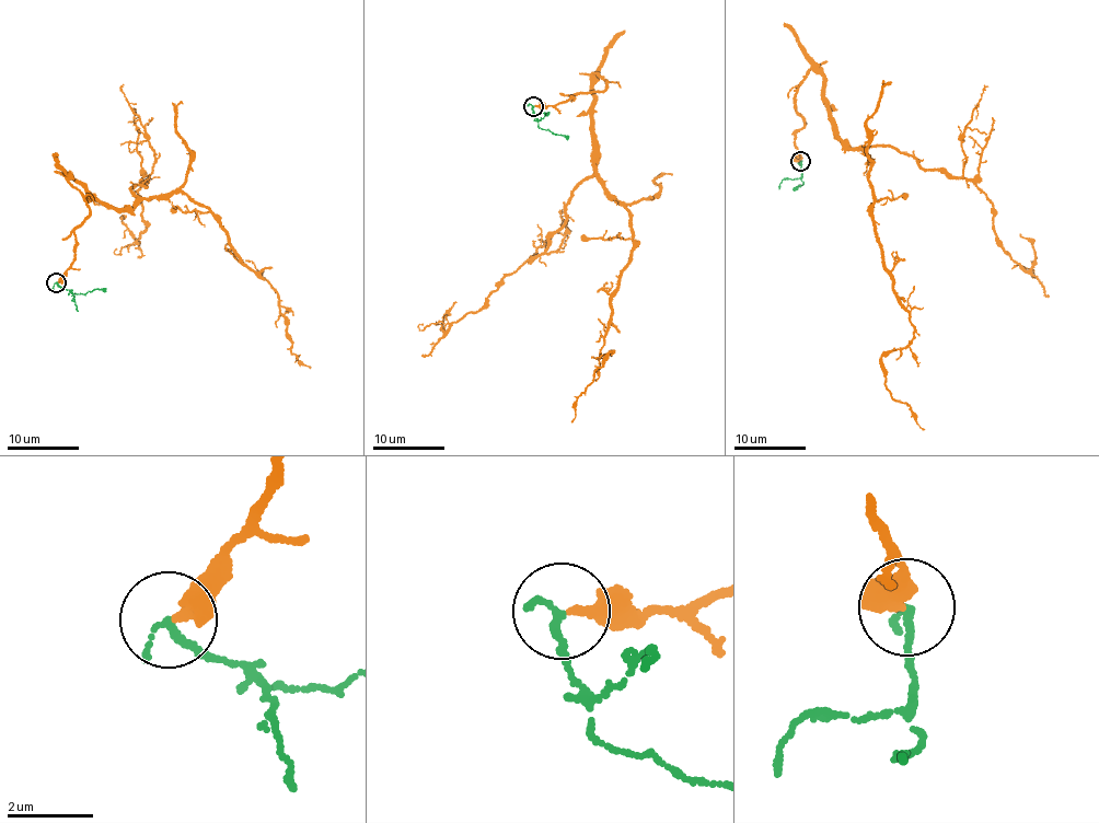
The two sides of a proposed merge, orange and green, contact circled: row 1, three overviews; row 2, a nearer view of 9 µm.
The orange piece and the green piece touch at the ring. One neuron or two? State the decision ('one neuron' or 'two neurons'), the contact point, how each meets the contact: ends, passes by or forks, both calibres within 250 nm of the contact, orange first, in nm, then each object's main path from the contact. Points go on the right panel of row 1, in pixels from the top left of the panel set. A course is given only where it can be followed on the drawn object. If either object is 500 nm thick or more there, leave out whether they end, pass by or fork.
one neuron | (800, 161) | orange ends | green ends | 280/200 nm | orange via (800, 162), (811, 70), (870, 163), (914, 334), (881, 357), (885, 384), (924, 429) | green via (801, 161), (803, 183), (797, 188)

